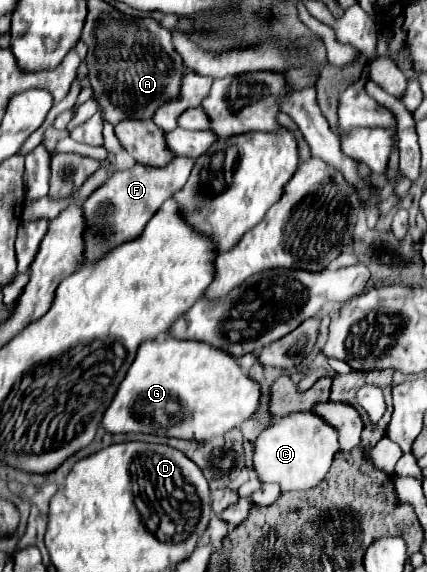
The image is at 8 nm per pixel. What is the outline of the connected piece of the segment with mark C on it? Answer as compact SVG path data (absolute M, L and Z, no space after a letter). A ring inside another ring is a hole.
M293 412L265 428L257 442L253 464L261 482L277 482L283 492L307 490L317 486L331 468L333 454L339 450L339 432L315 412Z

